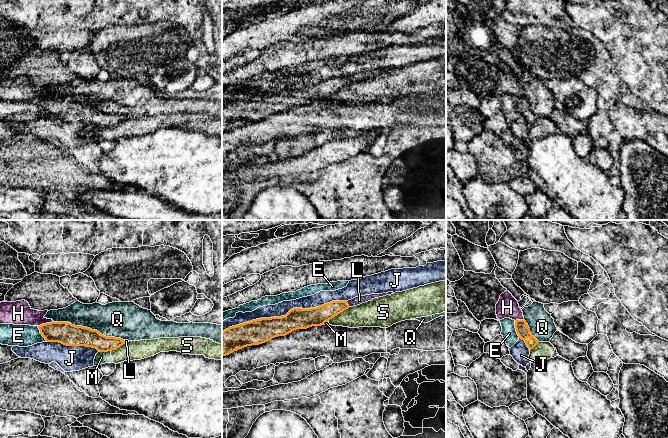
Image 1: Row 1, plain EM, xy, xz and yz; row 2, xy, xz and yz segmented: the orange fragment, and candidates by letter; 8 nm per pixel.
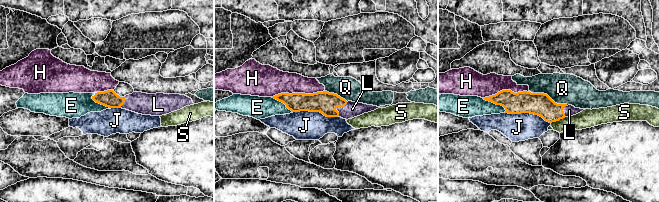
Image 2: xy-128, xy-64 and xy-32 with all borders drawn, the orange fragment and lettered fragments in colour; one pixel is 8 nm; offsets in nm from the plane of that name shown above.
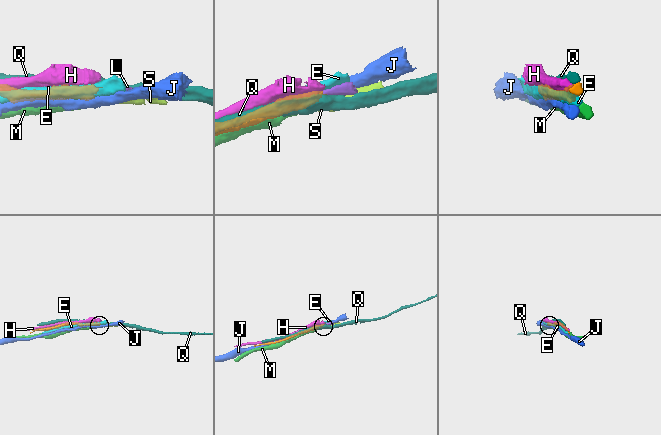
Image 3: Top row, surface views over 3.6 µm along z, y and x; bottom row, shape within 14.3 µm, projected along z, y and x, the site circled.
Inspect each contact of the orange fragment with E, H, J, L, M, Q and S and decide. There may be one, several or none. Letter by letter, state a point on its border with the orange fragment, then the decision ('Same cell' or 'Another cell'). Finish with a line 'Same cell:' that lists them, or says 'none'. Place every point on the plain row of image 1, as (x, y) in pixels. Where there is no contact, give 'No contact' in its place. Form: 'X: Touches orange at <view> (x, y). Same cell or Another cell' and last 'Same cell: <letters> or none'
E: Touches orange at yz (516, 105). Another cell
H: Touches orange at xy (46, 99). Another cell
J: Touches orange at xz (285, 91). Another cell
L: Touches orange at xz (347, 80). Same cell
M: Touches orange at xy (105, 127). Another cell
Q: Touches orange at xy (89, 104). Another cell
S: Touches orange at xz (338, 89). Another cell
Same cell: L

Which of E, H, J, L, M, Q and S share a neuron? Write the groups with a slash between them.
E / H / J / L / M S / Q

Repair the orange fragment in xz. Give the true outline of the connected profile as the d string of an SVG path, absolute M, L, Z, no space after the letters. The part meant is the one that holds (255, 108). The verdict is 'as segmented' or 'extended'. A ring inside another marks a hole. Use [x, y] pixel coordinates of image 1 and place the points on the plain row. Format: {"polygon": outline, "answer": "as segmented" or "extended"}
{"polygon": "M371 70L348 77L332 77L310 85L293 84L285 92L261 94L229 103L222 108L222 133L247 122L259 121L297 105L321 102L349 83L394 70Z", "answer": "extended"}

